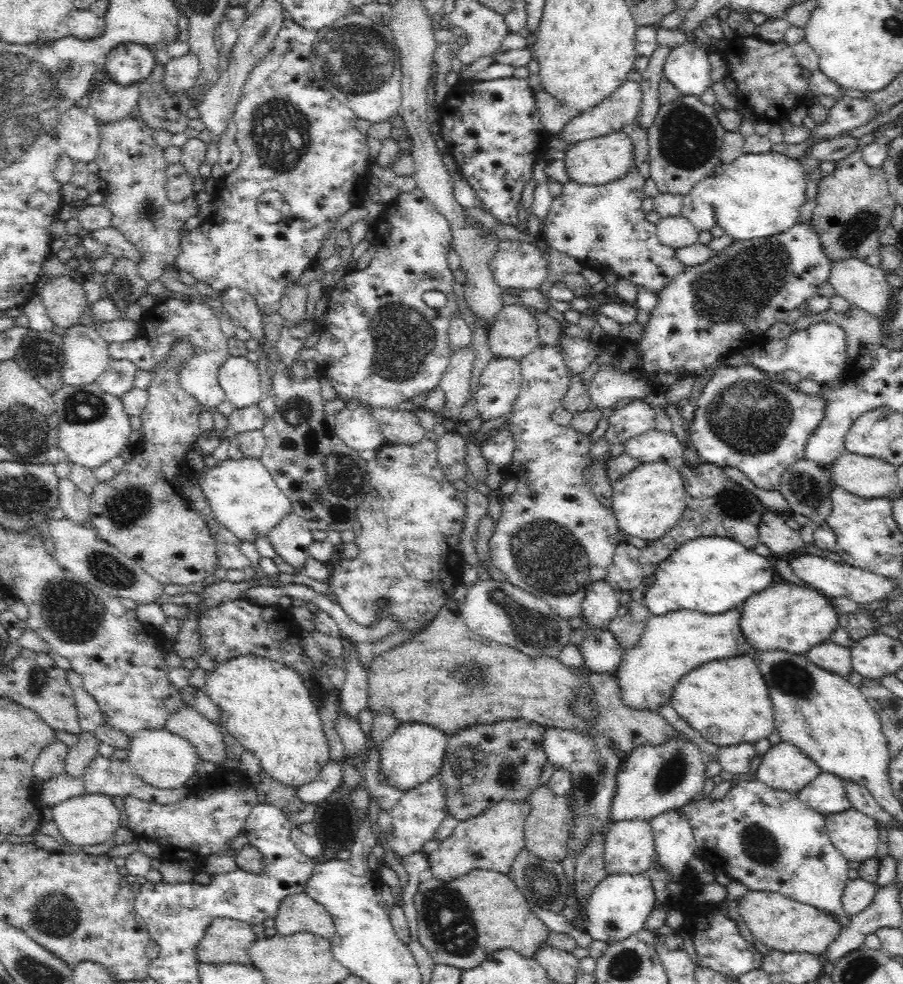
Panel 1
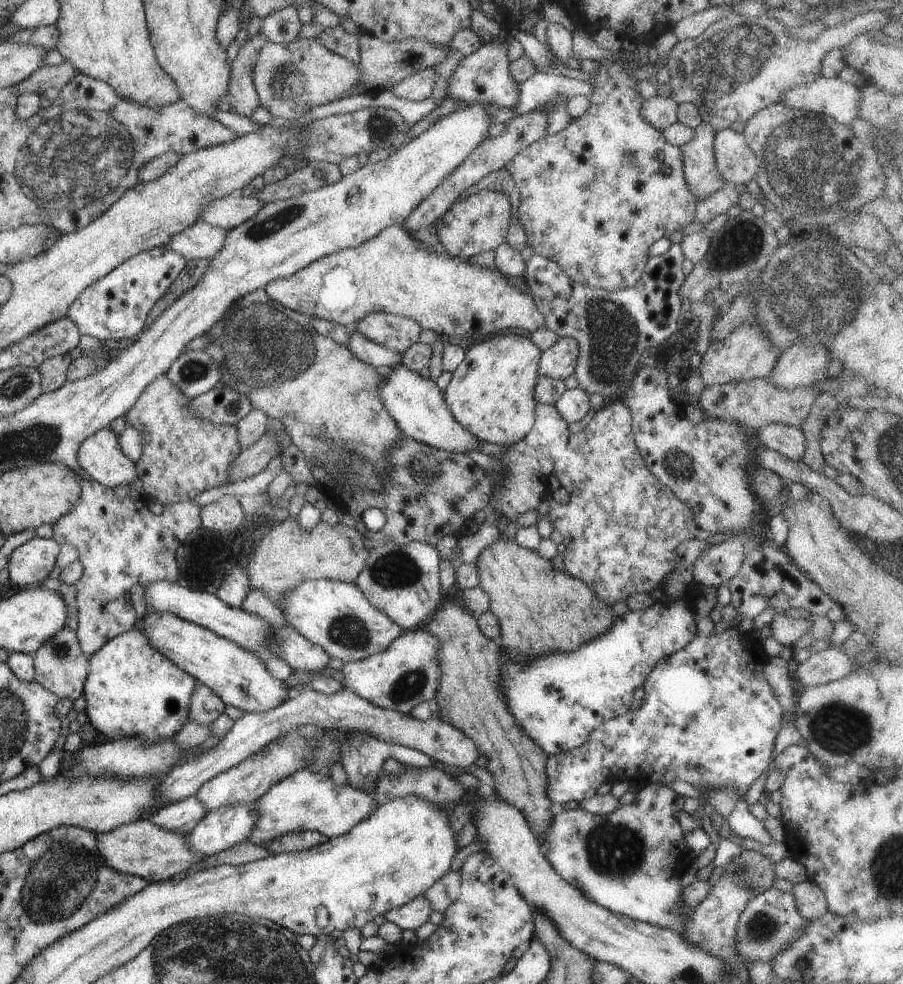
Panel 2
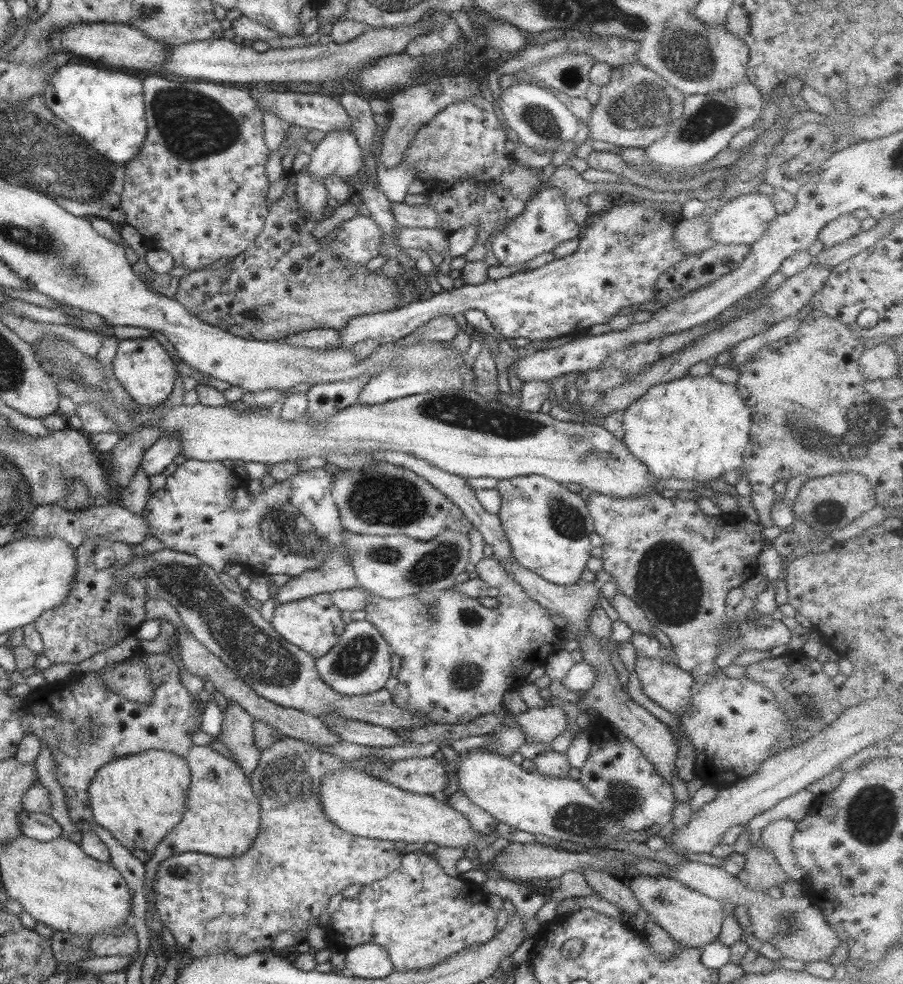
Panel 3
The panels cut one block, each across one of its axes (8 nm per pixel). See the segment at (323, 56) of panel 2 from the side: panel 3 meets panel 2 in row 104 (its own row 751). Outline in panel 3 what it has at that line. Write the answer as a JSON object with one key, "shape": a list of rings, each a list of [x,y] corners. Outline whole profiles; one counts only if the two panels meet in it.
{"shape":[[[288,736],[277,739],[273,744],[269,745],[269,747],[263,749],[263,751],[260,752],[258,765],[255,767],[255,770],[249,774],[253,794],[259,799],[260,804],[260,825],[257,838],[251,843],[249,850],[244,852],[241,856],[233,857],[209,856],[199,852],[182,852],[181,854],[165,858],[165,860],[162,860],[156,866],[156,871],[150,884],[152,888],[152,898],[154,899],[156,908],[155,919],[163,923],[165,928],[169,930],[179,950],[189,952],[191,958],[201,958],[203,956],[209,956],[209,954],[221,954],[221,952],[231,952],[231,954],[235,954],[235,956],[247,956],[247,954],[256,951],[268,950],[272,941],[280,932],[288,932],[291,934],[296,943],[303,942],[301,941],[301,930],[307,931],[308,926],[318,925],[317,918],[319,918],[321,910],[327,905],[331,896],[341,892],[343,888],[347,888],[347,886],[351,886],[351,884],[369,886],[373,884],[375,880],[381,880],[381,877],[387,876],[390,872],[397,870],[401,862],[401,856],[397,855],[398,850],[395,849],[393,841],[353,836],[347,832],[343,832],[339,827],[325,818],[319,804],[318,788],[319,781],[323,775],[341,770],[342,768],[357,769],[358,771],[363,771],[365,774],[370,775],[371,759],[375,759],[375,757],[361,757],[353,759],[353,761],[344,761],[342,763],[337,757],[325,752],[320,752],[318,749],[313,749],[309,744],[294,740]]]}

